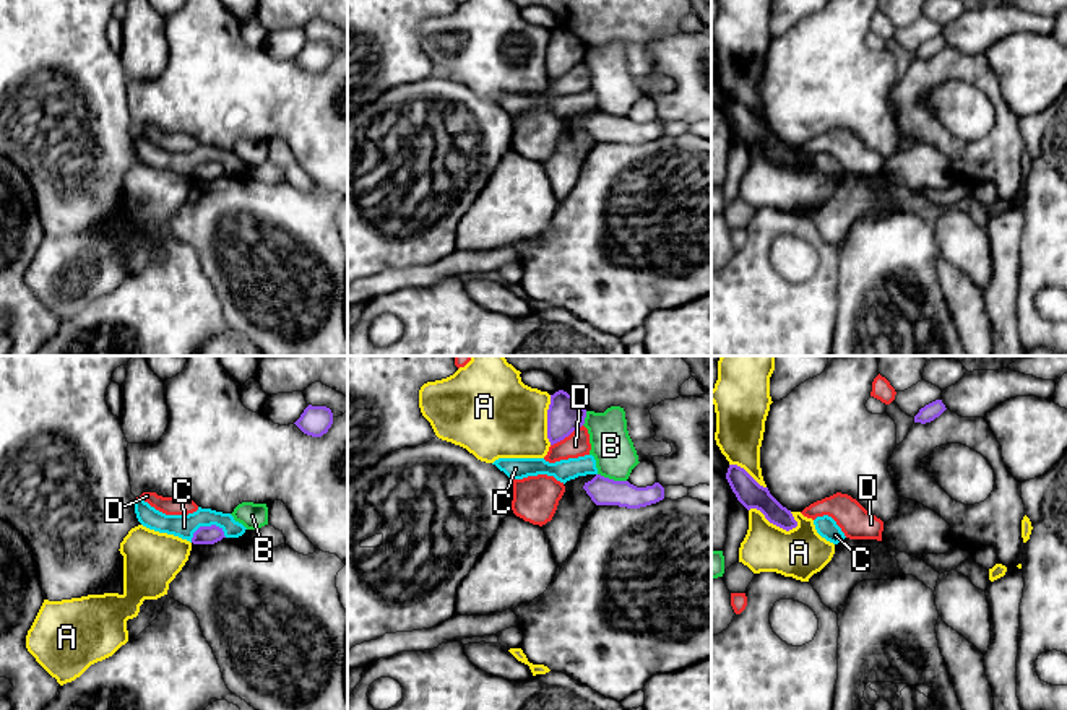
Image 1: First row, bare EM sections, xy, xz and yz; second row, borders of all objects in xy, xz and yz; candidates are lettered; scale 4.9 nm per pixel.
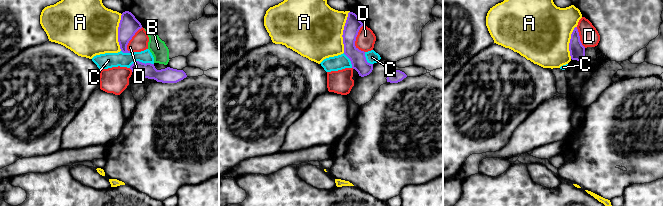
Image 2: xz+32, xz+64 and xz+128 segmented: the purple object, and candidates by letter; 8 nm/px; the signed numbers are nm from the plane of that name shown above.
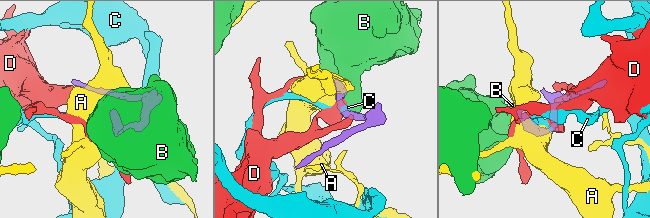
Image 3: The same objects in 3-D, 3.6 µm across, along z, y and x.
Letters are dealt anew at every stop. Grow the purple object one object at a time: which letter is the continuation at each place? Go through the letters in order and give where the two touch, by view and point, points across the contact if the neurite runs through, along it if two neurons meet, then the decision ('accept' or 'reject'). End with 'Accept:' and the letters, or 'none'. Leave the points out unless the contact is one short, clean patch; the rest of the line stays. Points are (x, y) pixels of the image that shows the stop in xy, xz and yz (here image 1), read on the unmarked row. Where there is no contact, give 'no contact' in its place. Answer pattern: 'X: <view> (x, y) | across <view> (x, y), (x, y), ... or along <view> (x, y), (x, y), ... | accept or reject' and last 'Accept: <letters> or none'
A: yz (773, 160) | reject
B: xz (613, 116) | reject
C: xy (207, 163) | along xy (226, 173), (215, 161), (202, 161), (190, 177) | reject
D: xz (565, 72) | along xz (582, 60), (551, 82) | reject
Accept: none

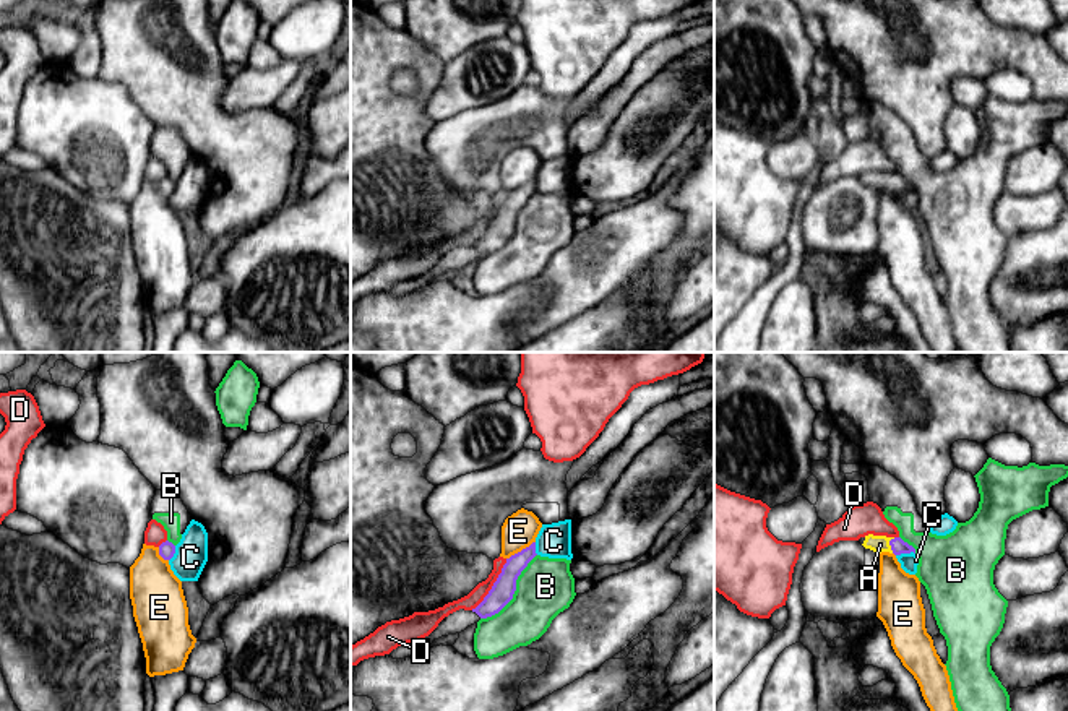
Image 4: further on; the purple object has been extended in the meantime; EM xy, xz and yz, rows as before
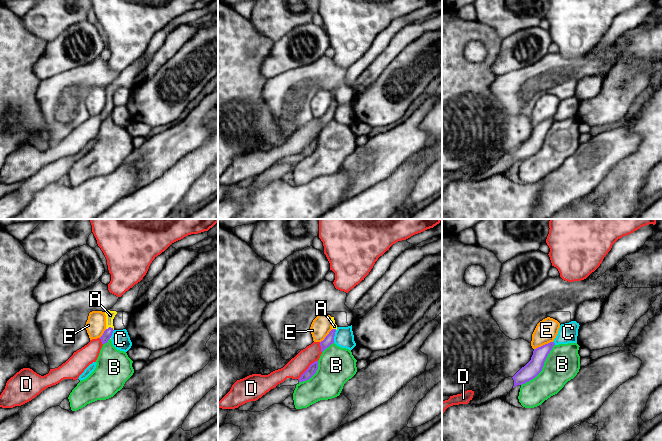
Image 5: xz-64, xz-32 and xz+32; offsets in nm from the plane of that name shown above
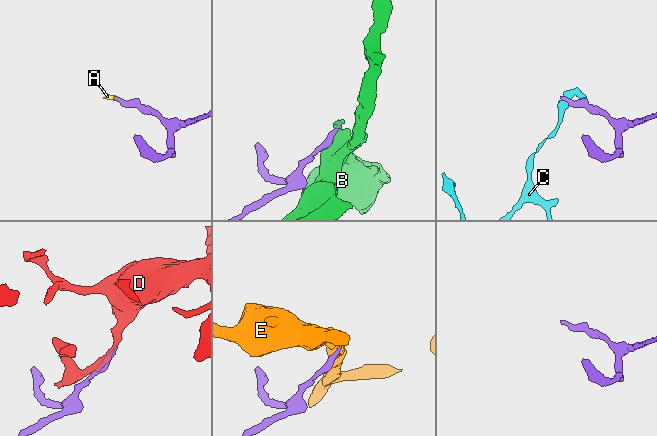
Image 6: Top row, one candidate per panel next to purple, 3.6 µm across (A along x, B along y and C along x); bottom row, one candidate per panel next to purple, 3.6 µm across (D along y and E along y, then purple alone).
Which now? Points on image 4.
A: yz (890, 180) | across yz (898, 182), (890, 180), (880, 180) | accept
B: xz (515, 226) | along xz (536, 190), (518, 213), (513, 232), (497, 249), (481, 255) | reject
C: yz (904, 189) | reject
D: xz (494, 221) | along xz (507, 195), (489, 229), (471, 245) | reject
E: xz (521, 187) | along xz (534, 177), (507, 195) | reject
Accept: A

